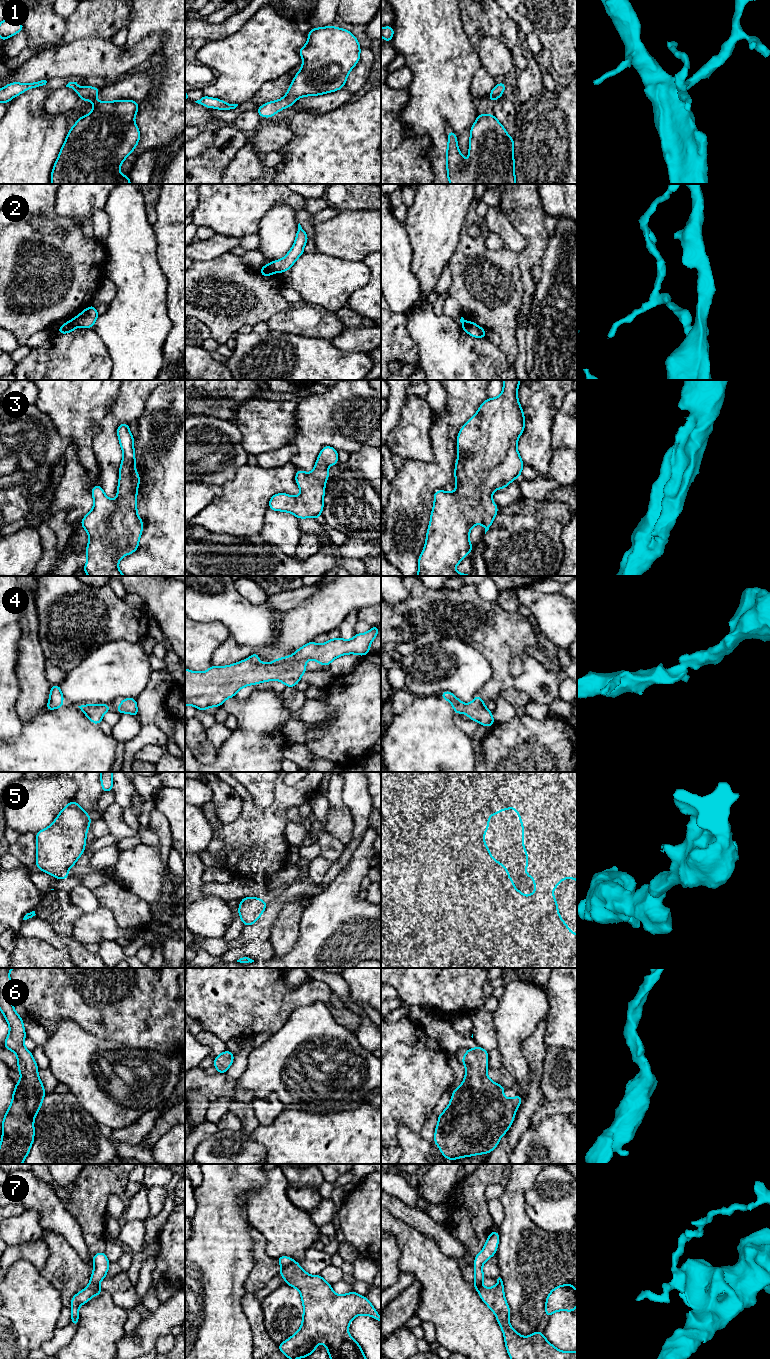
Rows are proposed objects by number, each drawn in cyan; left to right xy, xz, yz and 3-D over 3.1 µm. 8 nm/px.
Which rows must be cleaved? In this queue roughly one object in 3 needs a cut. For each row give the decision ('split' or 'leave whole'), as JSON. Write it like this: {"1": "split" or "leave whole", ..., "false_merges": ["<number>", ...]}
{"1": "leave whole", "2": "split", "3": "leave whole", "4": "leave whole", "5": "leave whole", "6": "leave whole", "7": "split", "false_merges": ["2", "7"]}

